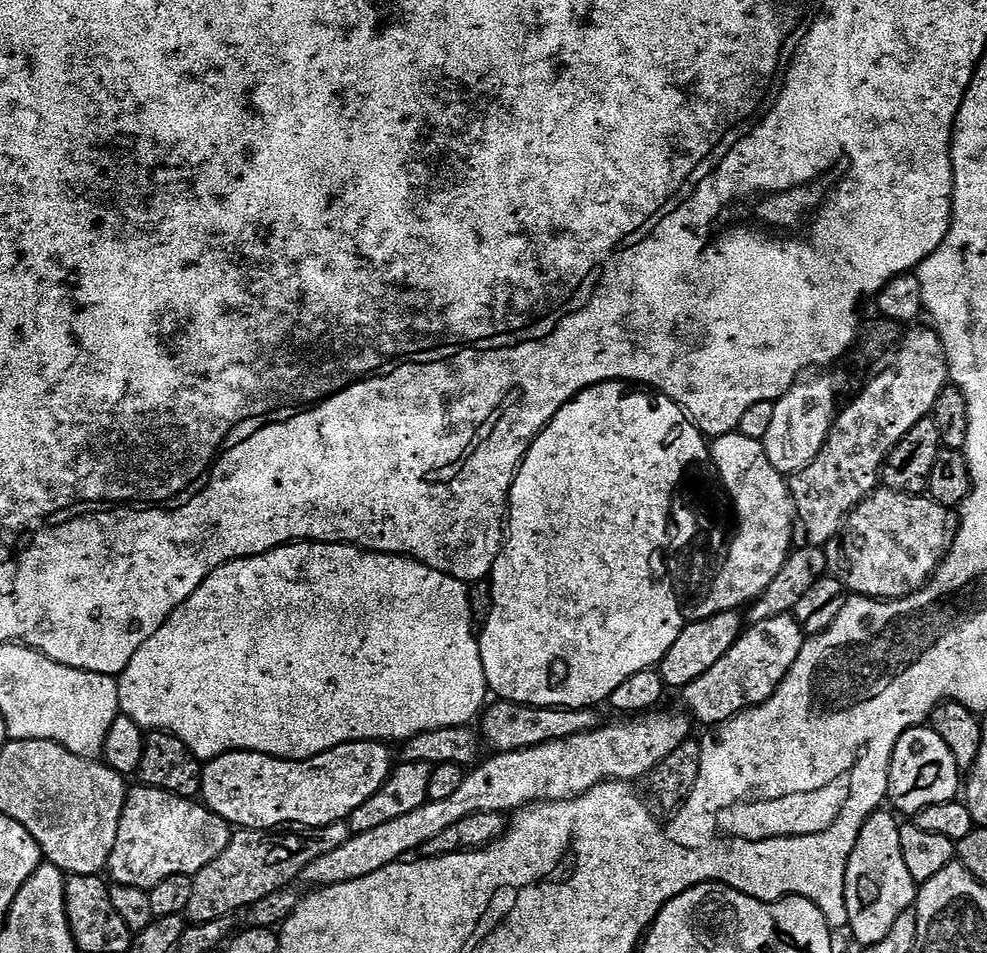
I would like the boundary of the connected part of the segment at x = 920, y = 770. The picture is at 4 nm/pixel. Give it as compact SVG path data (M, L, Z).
M932 727L911 728L902 734L902 738L898 738L888 771L887 795L890 804L892 800L891 807L897 813L915 814L926 806L938 806L938 802L957 799L961 792L962 770L954 762L954 754L950 754L950 746L946 746L942 738L938 738Z

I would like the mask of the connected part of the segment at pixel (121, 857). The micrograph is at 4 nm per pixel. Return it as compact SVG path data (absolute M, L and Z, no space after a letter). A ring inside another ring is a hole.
M143 786L129 787L124 798L124 809L122 810L122 818L120 819L120 829L118 830L118 838L114 842L114 848L108 858L108 866L106 869L107 875L112 875L110 878L112 884L125 884L126 886L134 886L150 890L154 886L158 886L158 882L162 882L162 878L170 878L171 876L190 876L193 877L196 873L203 870L208 863L214 862L216 858L224 850L230 842L234 833L233 825L226 823L218 814L214 814L209 808L205 808L203 803L197 802L195 799L187 796L175 796L166 790L158 790L157 788L146 788Z

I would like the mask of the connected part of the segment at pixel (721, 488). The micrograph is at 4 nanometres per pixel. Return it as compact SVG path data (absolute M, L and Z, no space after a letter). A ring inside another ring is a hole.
M737 430L715 437L710 449L714 469L686 470L686 464L677 477L674 491L668 495L665 541L661 543L659 559L683 626L751 605L778 578L778 570L782 570L794 548L794 509L788 480L785 473L770 466L763 443L746 438Z

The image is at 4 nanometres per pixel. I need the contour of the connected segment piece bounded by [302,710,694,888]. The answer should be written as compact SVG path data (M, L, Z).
M660 711L625 719L628 720L625 724L605 723L592 732L546 742L542 746L489 755L489 760L483 759L465 775L462 787L452 797L446 798L446 802L429 800L418 806L418 810L410 810L410 814L402 814L402 818L394 818L375 830L349 835L338 850L322 854L306 865L302 880L316 884L312 886L329 888L332 884L350 882L354 878L366 878L366 874L374 874L374 870L403 861L430 838L436 838L442 830L454 826L454 822L470 818L470 814L508 814L542 800L572 800L607 780L636 782L639 776L647 777L693 735L694 724L687 715L675 716L672 712Z

